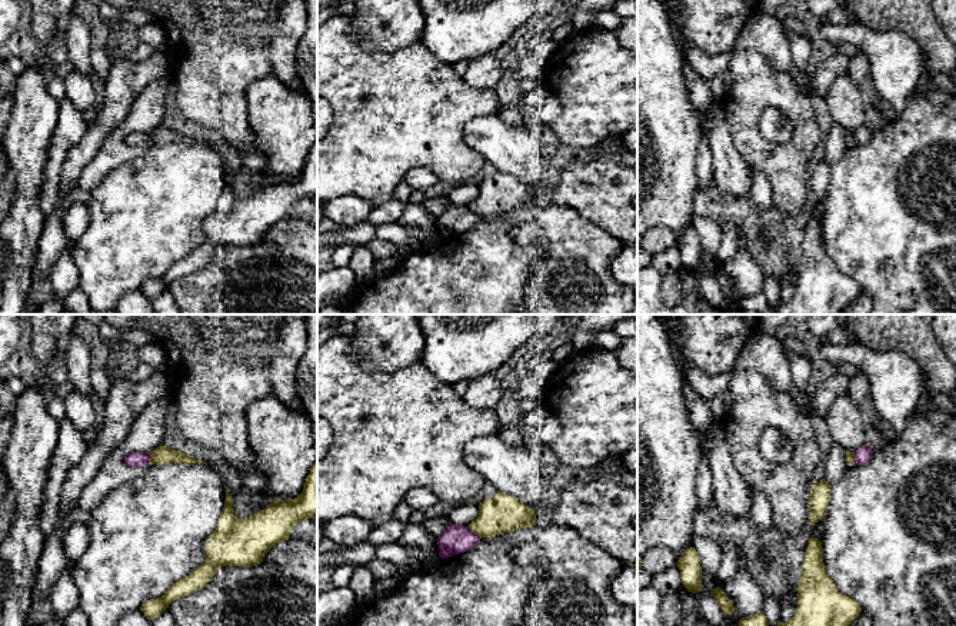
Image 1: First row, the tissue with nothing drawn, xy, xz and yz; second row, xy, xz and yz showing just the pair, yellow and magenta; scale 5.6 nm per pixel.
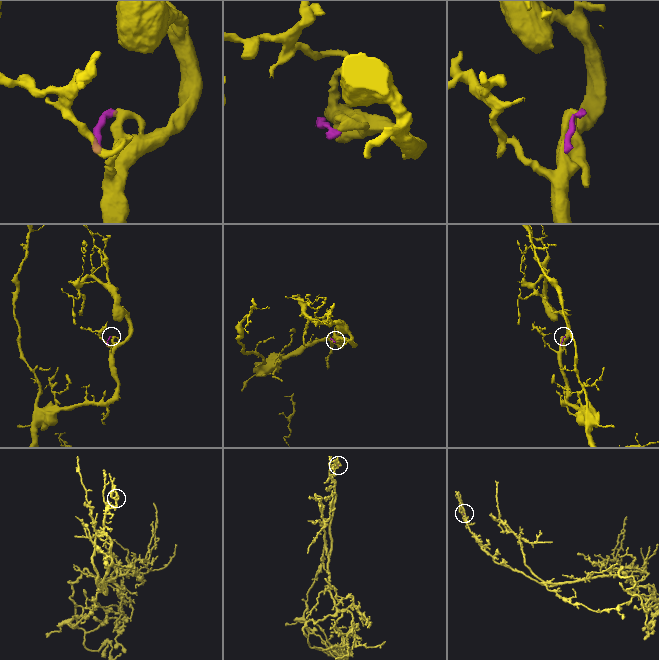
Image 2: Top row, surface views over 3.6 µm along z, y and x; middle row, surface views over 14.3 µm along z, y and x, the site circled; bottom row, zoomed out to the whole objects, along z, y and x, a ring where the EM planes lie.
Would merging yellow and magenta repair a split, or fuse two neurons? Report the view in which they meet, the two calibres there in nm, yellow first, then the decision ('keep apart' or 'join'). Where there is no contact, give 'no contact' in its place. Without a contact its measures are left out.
meets yellow in xz; 220 nm thick on the yellow side, 160 nm on the other; keep apart

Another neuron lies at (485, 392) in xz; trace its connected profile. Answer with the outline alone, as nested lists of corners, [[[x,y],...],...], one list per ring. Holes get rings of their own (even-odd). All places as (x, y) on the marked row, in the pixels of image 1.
[[[493,372],[474,379],[462,397],[472,409],[493,410],[502,394],[502,380]]]

